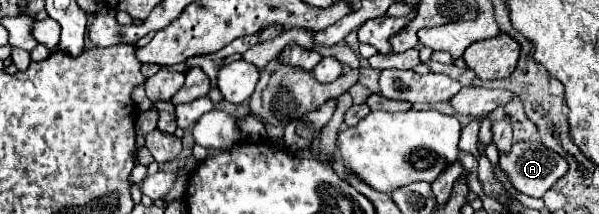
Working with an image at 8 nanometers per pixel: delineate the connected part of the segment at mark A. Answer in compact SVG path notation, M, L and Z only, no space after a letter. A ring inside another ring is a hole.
M518 141L512 145L508 153L500 153L498 167L506 173L506 177L510 179L510 185L518 193L524 193L530 197L542 197L568 171L568 163L564 157L544 147L542 143L528 143L528 141Z

